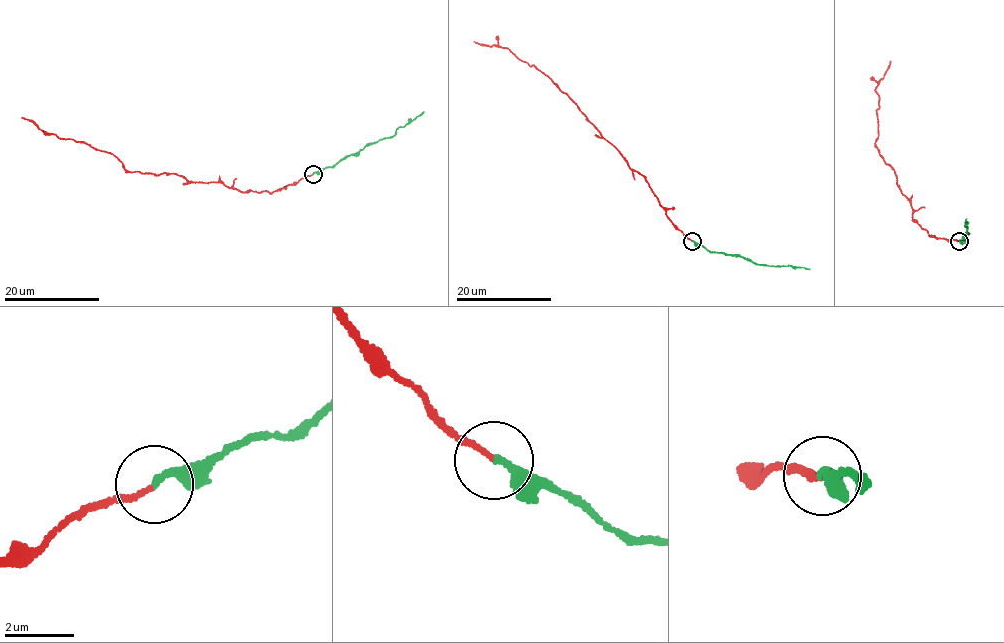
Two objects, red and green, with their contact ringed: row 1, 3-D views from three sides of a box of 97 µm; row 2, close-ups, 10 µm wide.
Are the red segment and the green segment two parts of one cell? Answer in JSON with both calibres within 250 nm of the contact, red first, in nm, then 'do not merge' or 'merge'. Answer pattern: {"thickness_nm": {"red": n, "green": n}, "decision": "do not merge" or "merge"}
{"thickness_nm": {"red": 140, "green": 240}, "decision": "do not merge"}

